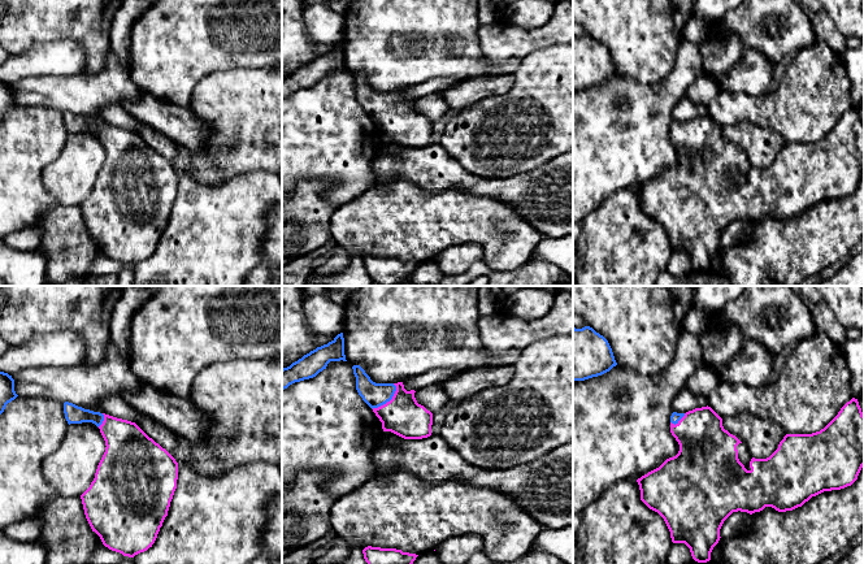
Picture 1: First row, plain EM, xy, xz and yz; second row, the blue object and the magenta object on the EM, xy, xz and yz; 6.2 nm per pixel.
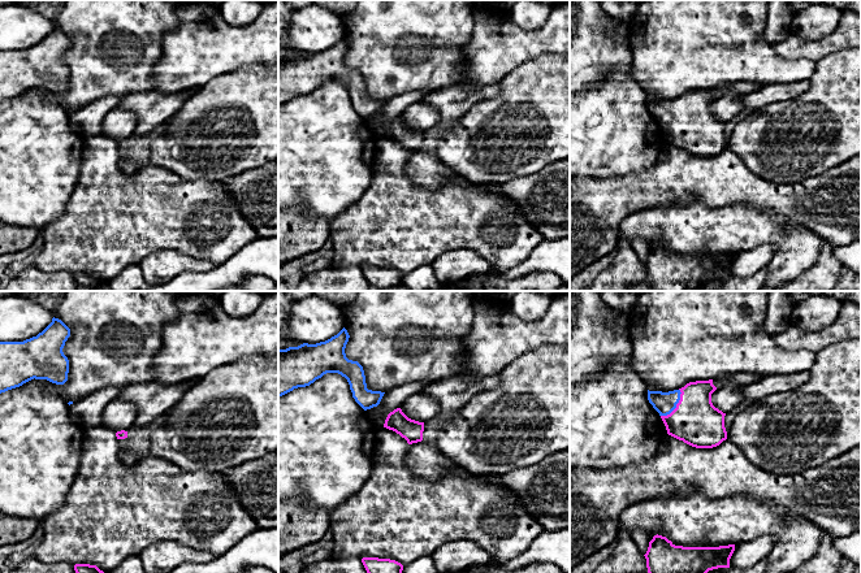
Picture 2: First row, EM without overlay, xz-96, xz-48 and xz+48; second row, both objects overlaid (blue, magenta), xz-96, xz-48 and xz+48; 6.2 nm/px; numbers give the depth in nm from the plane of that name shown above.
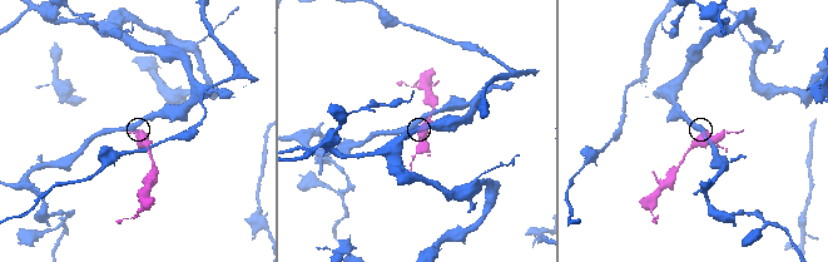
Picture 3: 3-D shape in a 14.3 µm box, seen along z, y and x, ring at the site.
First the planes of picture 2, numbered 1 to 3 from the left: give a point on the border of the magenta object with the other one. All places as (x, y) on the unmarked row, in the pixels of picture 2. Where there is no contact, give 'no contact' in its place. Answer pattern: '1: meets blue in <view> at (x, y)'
1: no contact
2: no contact
3: meets blue in xz+48 at (675, 114)

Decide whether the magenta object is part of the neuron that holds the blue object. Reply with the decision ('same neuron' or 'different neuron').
same neuron

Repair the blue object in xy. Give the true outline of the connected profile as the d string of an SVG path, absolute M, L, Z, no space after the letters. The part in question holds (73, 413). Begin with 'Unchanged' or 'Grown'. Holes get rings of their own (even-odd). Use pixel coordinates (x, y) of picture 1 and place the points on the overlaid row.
Grown. M64 403L68 424L92 422L105 441L95 478L81 495L86 519L103 545L134 558L155 543L170 507L178 480L178 463L135 422Z

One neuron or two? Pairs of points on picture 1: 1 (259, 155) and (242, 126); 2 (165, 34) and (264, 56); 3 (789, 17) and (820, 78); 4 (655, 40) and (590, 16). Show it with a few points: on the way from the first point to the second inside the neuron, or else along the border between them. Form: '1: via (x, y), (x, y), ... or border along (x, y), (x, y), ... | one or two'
1: via (259, 148), (259, 143), (248, 133) | one
2: via (190, 34), (239, 34) | one
3: border along (816, 39), (790, 57) | two
4: via (639, 25), (630, 16), (606, 16) | one

